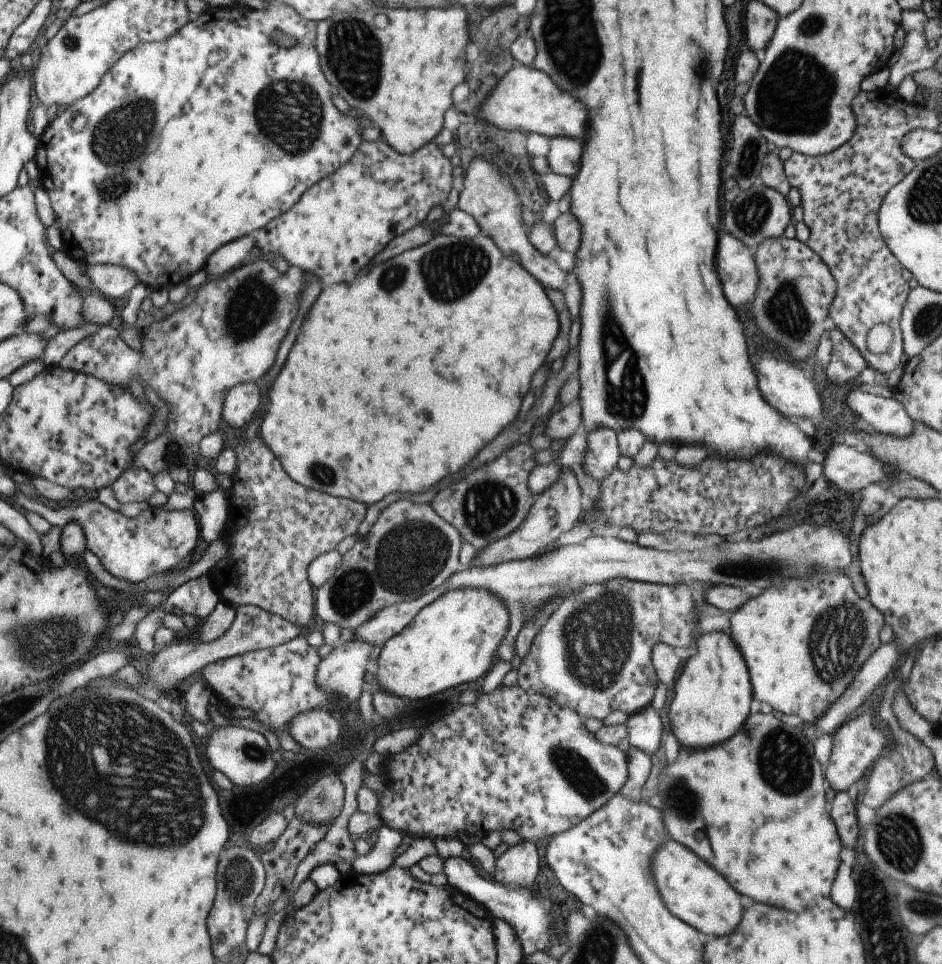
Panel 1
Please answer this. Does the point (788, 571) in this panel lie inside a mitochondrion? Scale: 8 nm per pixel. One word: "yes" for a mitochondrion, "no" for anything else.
no

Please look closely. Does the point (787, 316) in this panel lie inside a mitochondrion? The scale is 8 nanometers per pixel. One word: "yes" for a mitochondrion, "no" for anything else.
yes

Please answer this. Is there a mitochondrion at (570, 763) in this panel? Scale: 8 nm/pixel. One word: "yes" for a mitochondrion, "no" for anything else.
yes

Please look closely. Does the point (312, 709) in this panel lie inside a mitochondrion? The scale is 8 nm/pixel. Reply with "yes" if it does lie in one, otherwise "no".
no

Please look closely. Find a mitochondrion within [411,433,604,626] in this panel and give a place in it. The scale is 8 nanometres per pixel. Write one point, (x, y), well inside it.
(489, 505)

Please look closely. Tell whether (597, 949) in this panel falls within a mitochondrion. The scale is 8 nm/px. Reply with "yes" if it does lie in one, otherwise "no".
yes

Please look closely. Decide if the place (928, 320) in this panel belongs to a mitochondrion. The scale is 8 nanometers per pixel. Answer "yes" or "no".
yes

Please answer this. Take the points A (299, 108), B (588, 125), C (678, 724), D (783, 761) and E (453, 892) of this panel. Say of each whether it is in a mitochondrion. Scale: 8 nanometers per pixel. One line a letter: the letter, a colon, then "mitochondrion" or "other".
A: mitochondrion
B: other
C: other
D: mitochondrion
E: other

